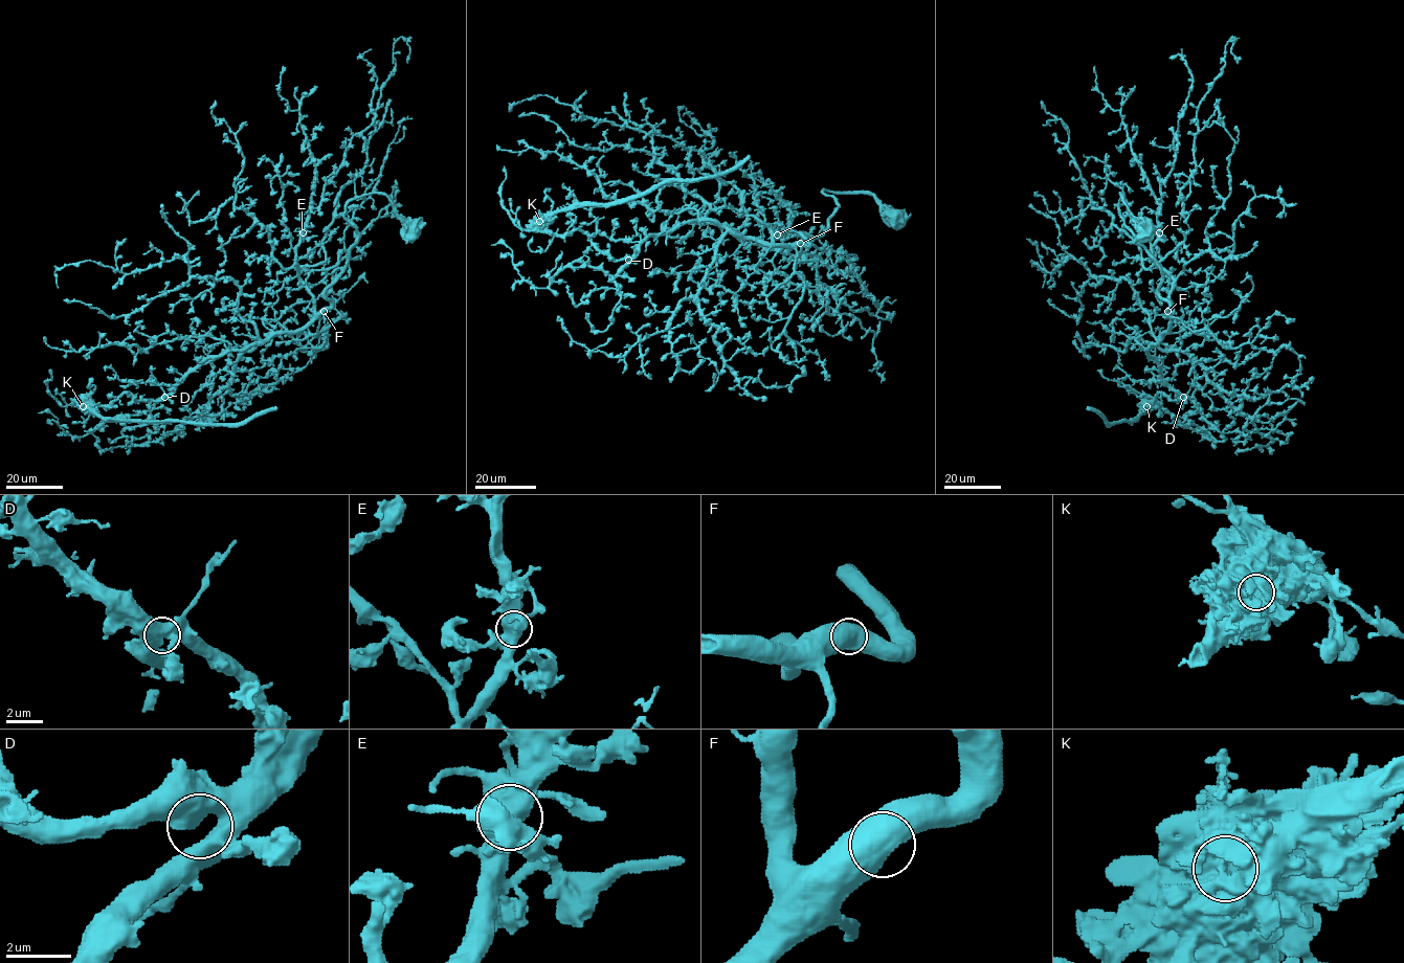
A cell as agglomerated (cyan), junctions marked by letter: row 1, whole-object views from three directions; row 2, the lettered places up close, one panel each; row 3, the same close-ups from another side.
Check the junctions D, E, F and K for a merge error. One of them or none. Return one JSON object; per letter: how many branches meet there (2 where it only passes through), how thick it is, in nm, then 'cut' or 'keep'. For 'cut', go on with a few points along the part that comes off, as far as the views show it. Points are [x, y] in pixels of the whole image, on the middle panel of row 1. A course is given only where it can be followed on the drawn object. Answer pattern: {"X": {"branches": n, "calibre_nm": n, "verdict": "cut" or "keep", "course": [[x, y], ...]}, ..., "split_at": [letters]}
{"D": {"branches": 1, "calibre_nm": 800, "verdict": "keep"}, "E": {"branches": 2, "calibre_nm": 800, "verdict": "keep"}, "F": {"branches": 1, "calibre_nm": 1100, "verdict": "keep"}, "K": {"branches": 1, "calibre_nm": 1400, "verdict": "cut", "course": [[539, 220], [562, 209], [609, 205], [637, 198], [667, 182], [717, 177], [737, 168], [750, 156]]}, "split_at": ["K"]}

